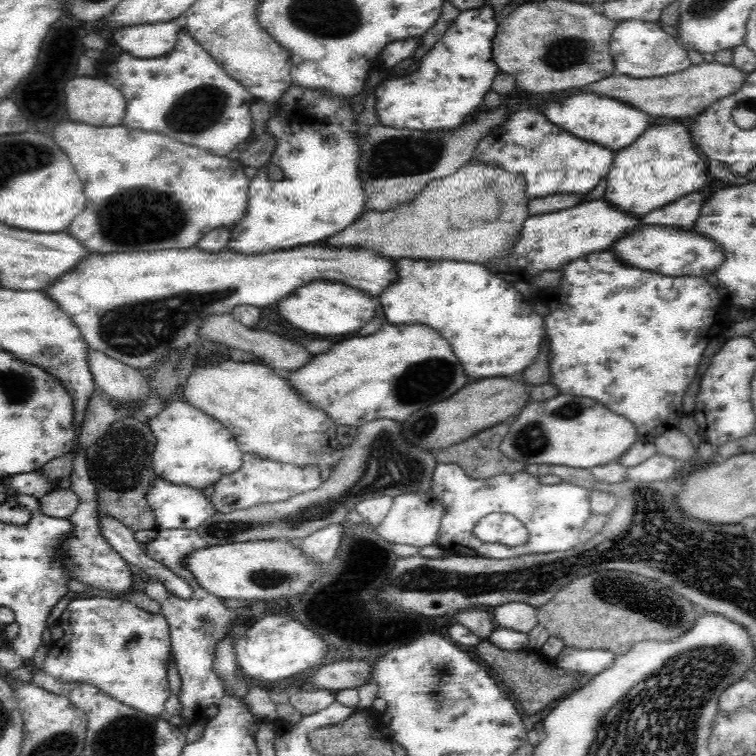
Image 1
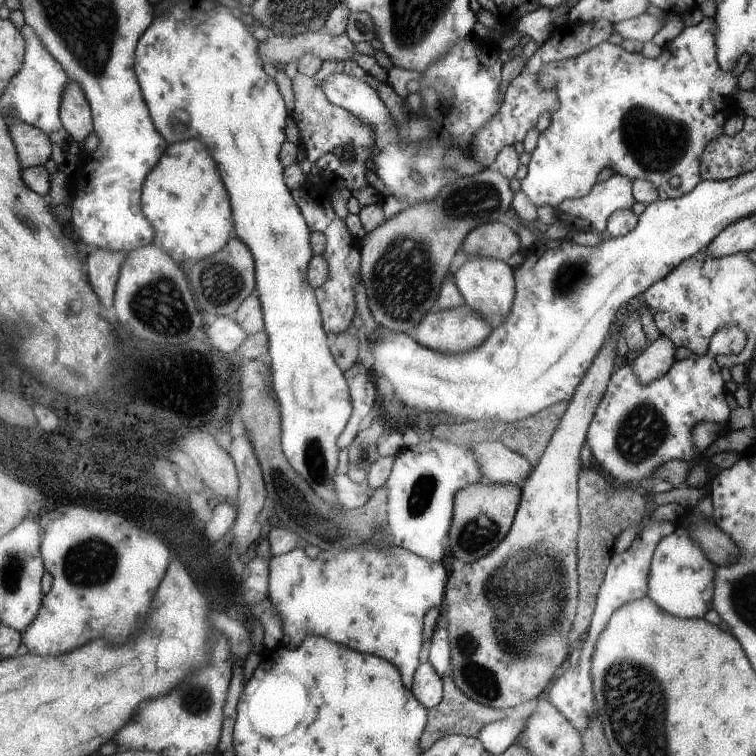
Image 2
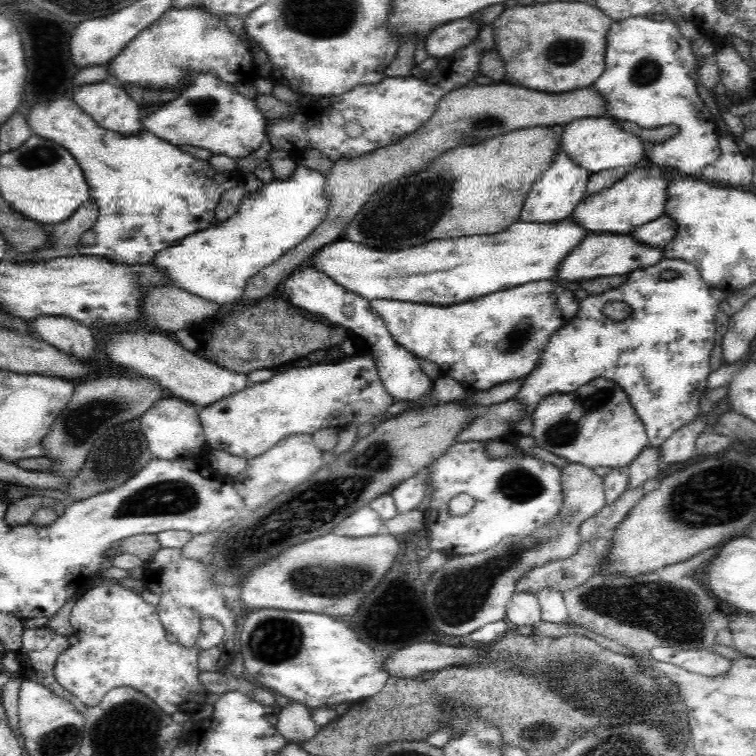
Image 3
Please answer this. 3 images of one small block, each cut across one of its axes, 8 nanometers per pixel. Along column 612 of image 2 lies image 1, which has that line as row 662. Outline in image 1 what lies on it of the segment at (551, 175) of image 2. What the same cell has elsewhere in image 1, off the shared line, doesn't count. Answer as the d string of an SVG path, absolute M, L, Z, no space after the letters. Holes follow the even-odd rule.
M75 597L66 608L64 608L61 618L58 620L58 625L64 629L64 636L60 640L56 640L49 647L46 658L43 661L43 671L46 674L54 677L62 683L88 683L95 686L98 690L105 692L108 696L121 701L122 704L129 705L130 708L141 710L148 716L165 716L164 702L170 696L170 686L168 685L168 666L170 666L171 653L171 635L170 628L166 617L162 614L154 614L145 611L142 608L136 607L134 603L124 599L110 599L104 597Z

